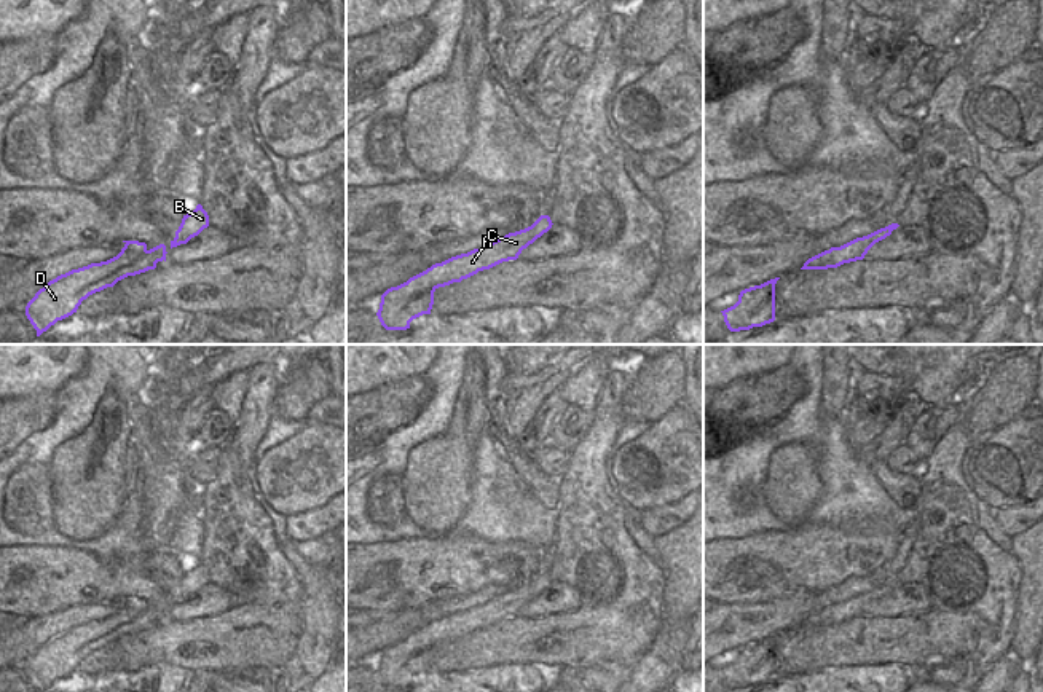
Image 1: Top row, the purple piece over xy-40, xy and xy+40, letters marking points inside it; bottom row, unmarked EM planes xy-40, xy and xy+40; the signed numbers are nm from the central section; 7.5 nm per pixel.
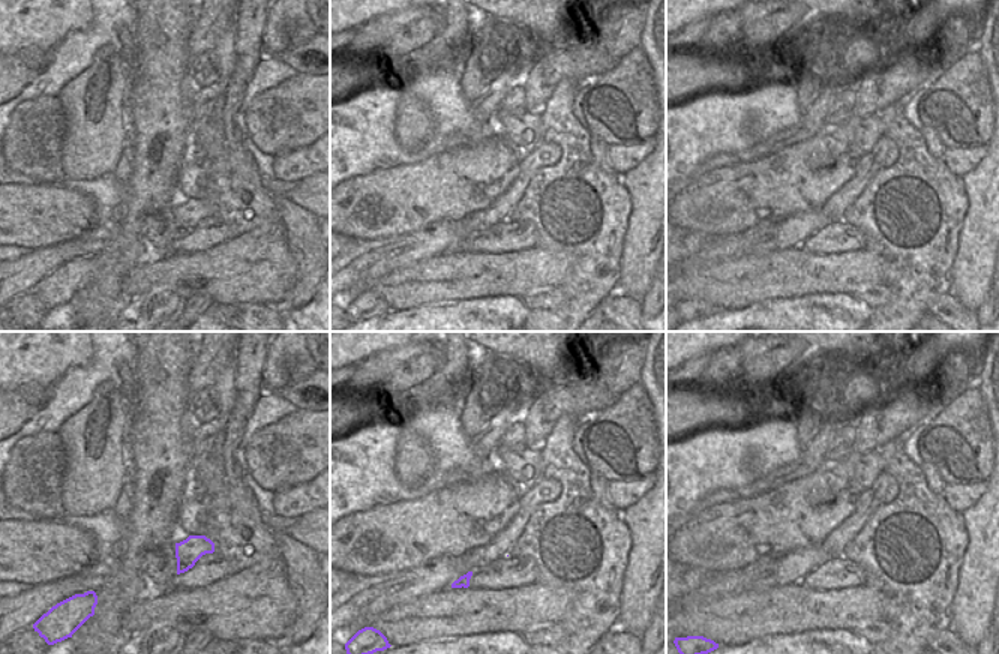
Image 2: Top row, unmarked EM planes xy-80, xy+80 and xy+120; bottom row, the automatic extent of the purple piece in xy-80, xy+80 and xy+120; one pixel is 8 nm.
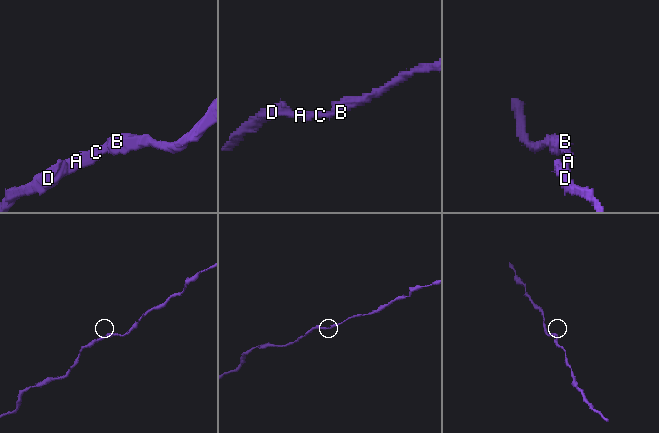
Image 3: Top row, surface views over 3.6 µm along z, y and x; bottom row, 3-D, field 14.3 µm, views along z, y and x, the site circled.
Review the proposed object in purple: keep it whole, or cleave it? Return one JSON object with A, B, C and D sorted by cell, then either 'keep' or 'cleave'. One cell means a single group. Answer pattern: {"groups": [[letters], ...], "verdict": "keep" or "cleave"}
{"groups": [["A", "B", "C", "D"]], "verdict": "keep"}

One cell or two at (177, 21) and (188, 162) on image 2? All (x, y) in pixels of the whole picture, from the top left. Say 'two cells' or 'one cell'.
two cells

